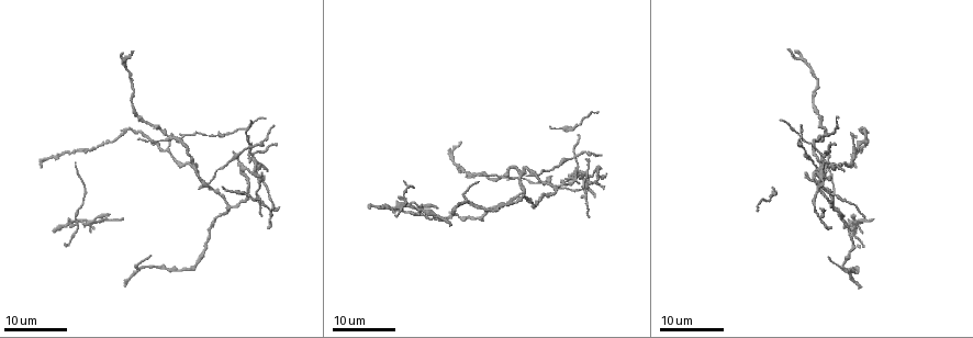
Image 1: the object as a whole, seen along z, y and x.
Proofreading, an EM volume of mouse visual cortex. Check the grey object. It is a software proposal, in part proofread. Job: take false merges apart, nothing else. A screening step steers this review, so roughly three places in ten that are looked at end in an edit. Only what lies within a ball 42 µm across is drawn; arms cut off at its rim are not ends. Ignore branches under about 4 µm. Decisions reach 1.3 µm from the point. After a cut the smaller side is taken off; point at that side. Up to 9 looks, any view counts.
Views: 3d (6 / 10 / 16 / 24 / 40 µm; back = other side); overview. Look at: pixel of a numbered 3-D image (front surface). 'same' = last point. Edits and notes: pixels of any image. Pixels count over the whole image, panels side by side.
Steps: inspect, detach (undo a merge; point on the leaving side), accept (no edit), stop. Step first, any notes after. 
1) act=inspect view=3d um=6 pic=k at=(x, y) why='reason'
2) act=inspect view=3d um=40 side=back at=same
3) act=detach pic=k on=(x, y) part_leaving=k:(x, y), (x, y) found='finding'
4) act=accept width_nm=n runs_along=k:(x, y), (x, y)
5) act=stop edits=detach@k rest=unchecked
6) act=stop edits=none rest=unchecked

act=inspect view=3d um=16 pic=1 at=(136, 268) why='thin arm on a thick one'

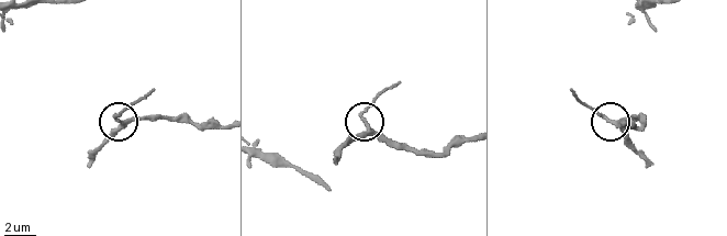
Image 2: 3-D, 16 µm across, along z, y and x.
act=inspect view=3d um=10 pic=2 at=(366, 124)

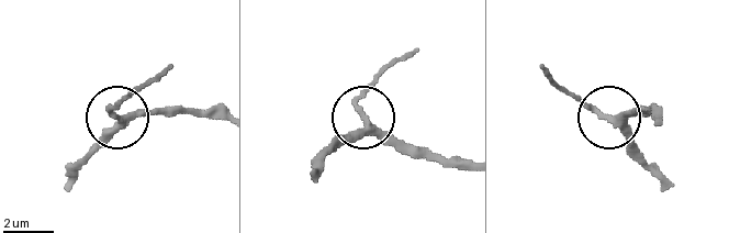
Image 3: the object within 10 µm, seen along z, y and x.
act=accept arms=3 found='continuous, no second cell'

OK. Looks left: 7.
act=inspect view=3d um=24 pic=1 at=(226, 208) why='branch point'

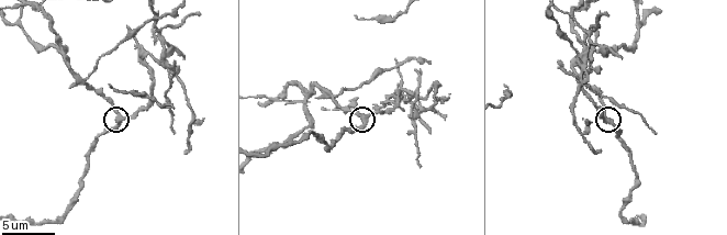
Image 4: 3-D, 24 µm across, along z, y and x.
act=inspect view=3d um=10 pic=4 at=(605, 120)

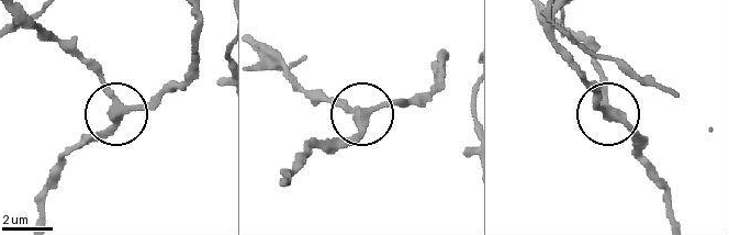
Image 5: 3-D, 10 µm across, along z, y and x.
act=accept side_arm_um=27 arms=3 found='continuous, no second cell'

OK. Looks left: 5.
act=inspect view=3d um=10 pic=4 at=(331, 96) why='four arms meet'

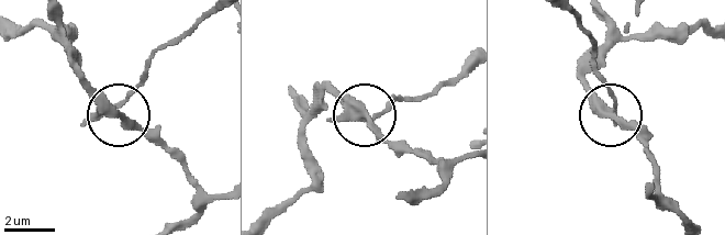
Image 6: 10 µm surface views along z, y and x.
act=inspect view=3d um=6 pic=6 at=(118, 111) why='zoom in'

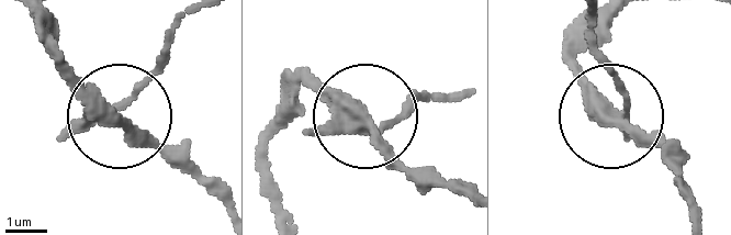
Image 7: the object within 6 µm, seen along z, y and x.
act=detach pic=7 on=(145, 82) found='a second cell is stuck on'

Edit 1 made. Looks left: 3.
act=inspect view=3d um=16 pic=4 at=(268, 102) why='a fork'

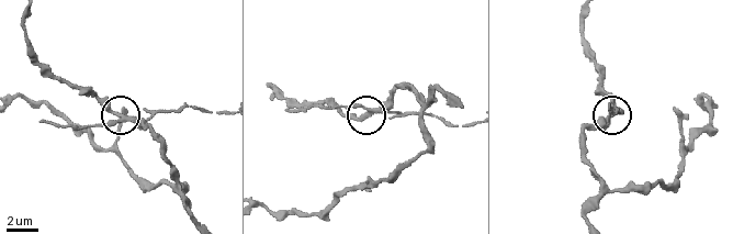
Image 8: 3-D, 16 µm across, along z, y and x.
act=detach pic=8 on=(150, 112) width_nm=240 found='a second cell is stuck on'

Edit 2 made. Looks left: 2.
act=stop edits=detach@7,detach@8 rest=unchecked

